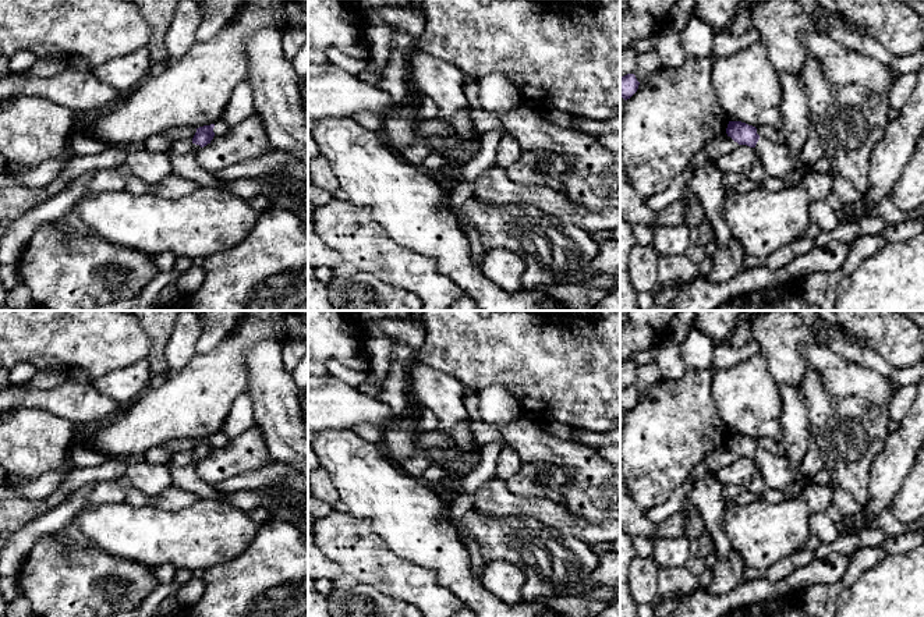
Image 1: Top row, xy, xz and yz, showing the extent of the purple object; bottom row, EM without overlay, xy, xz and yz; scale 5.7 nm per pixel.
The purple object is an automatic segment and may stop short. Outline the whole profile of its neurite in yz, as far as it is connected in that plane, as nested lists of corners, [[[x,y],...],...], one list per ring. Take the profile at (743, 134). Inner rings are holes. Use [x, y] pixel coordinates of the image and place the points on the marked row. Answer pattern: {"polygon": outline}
{"polygon": [[[729,121],[726,134],[739,145],[755,149],[768,177],[785,180],[794,171],[796,164],[790,159],[785,145],[773,143],[760,136],[755,127],[741,121]]]}

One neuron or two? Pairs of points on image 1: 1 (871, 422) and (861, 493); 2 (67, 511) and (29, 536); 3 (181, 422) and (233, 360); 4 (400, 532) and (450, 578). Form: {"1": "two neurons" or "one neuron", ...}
{"1": "one neuron", "2": "one neuron", "3": "one neuron", "4": "one neuron"}

